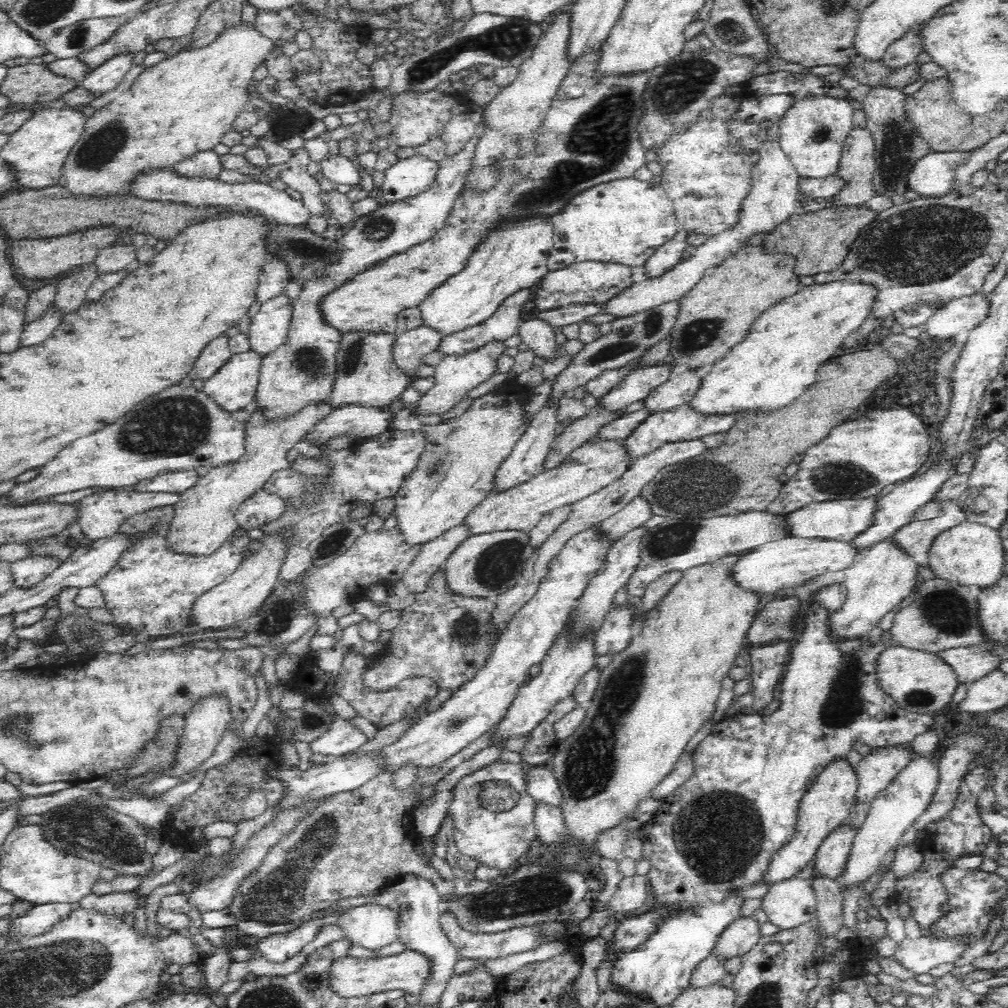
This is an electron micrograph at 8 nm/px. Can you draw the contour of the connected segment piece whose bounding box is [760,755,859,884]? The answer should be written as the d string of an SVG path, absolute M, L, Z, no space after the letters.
M846 757L832 758L822 768L822 772L816 776L816 780L808 785L808 790L804 791L804 796L800 800L797 810L796 833L791 842L784 846L774 857L770 870L763 883L775 883L787 878L792 878L798 874L802 868L814 860L820 844L824 838L838 828L839 825L845 824L852 806L855 804L857 789L859 786L858 774L856 768L848 762Z

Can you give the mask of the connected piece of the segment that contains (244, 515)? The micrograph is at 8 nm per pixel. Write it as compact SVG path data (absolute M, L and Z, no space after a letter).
M261 488L242 502L236 510L235 519L240 526L246 529L261 528L270 520L277 519L284 511L284 499Z

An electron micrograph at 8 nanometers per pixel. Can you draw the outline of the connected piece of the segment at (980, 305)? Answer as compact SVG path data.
M980 291L972 296L953 299L937 310L925 324L925 333L933 339L952 339L961 331L975 330L988 319L991 309L989 294Z

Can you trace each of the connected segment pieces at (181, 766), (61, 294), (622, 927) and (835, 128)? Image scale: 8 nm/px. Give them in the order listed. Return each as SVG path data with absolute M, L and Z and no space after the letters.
M212 693L196 699L196 702L192 703L192 708L185 714L184 734L182 734L182 740L178 746L175 771L188 772L194 770L198 764L208 759L231 720L232 711L230 710L230 697L228 695Z
M90 263L83 265L80 272L60 279L54 306L58 306L67 314L76 312L86 303L86 291L90 289L98 275L100 271L96 269L94 263Z
M652 909L644 914L620 916L620 925L614 930L614 938L612 943L608 944L608 948L612 948L616 953L632 950L653 931L664 914L666 911Z
M812 97L796 102L778 124L778 138L800 178L824 180L836 175L846 138L854 128L853 108L841 98Z

